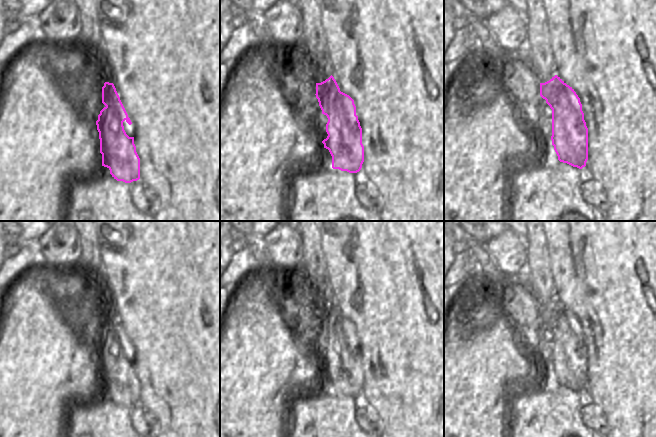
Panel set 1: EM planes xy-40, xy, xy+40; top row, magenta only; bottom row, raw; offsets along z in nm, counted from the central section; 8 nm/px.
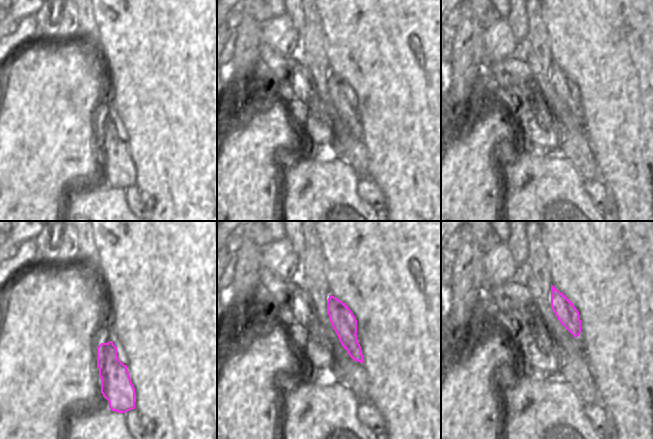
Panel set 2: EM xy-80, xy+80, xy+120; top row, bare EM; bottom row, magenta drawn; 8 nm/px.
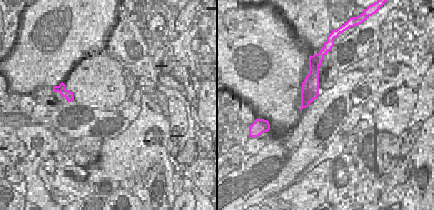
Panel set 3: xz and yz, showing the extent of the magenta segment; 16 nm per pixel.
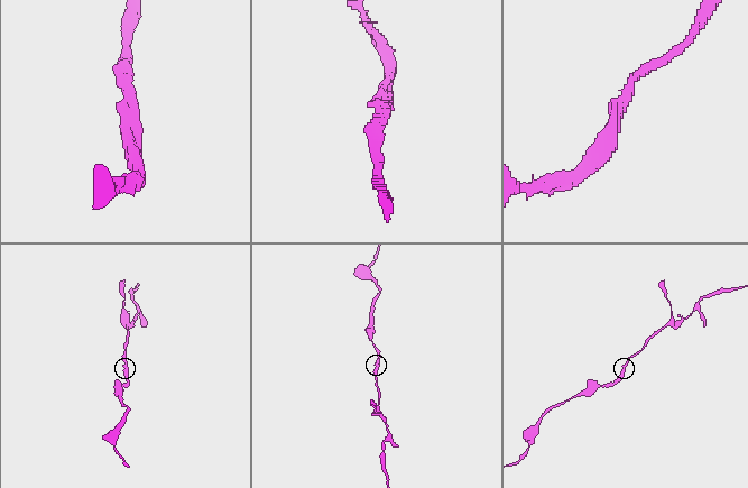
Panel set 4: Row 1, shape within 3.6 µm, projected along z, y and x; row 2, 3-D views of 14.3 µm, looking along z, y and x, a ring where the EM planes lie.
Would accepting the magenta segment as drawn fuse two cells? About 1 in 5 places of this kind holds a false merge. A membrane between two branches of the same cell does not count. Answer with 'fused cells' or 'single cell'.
single cell

